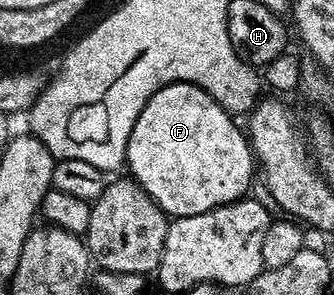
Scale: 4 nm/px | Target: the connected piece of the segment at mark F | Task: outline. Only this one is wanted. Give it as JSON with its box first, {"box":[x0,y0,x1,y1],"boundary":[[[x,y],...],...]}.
{"box":[125,81,255,219],"boundary":[[[176,81],[155,91],[131,129],[125,155],[128,176],[173,219],[242,200],[255,177],[255,158],[248,136],[233,121],[198,85]]]}

